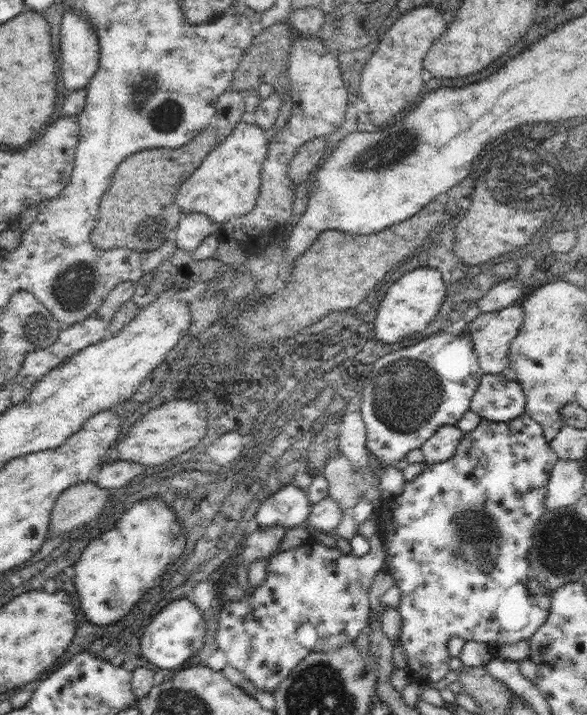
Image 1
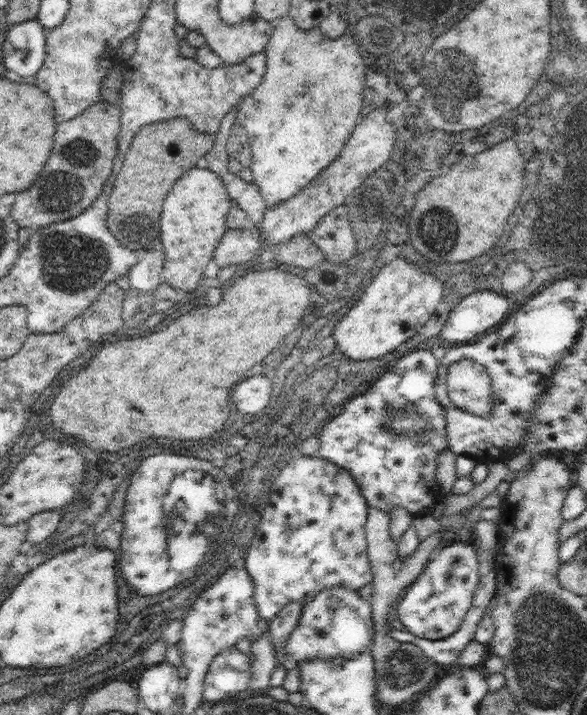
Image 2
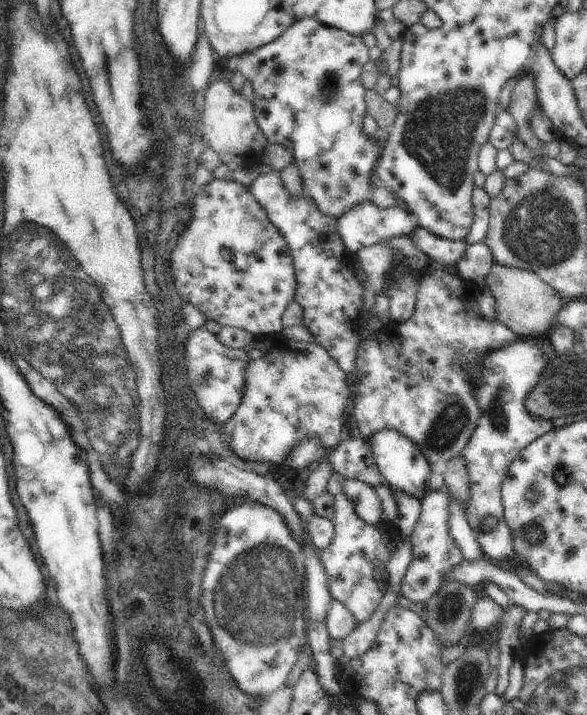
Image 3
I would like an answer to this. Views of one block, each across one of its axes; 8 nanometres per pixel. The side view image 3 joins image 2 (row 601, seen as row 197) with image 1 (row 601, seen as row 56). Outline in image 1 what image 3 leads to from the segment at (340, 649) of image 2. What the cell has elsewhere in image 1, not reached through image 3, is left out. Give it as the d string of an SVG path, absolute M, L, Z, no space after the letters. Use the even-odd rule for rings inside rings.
M380 531L373 534L370 544L369 553L357 557L352 553L344 554L338 546L330 548L312 538L308 544L302 543L269 557L266 579L253 590L253 595L219 608L216 638L218 650L226 653L228 665L240 671L260 691L272 693L306 656L330 653L356 640L370 621L368 590L376 572L385 569L385 557L388 556L385 538Z

